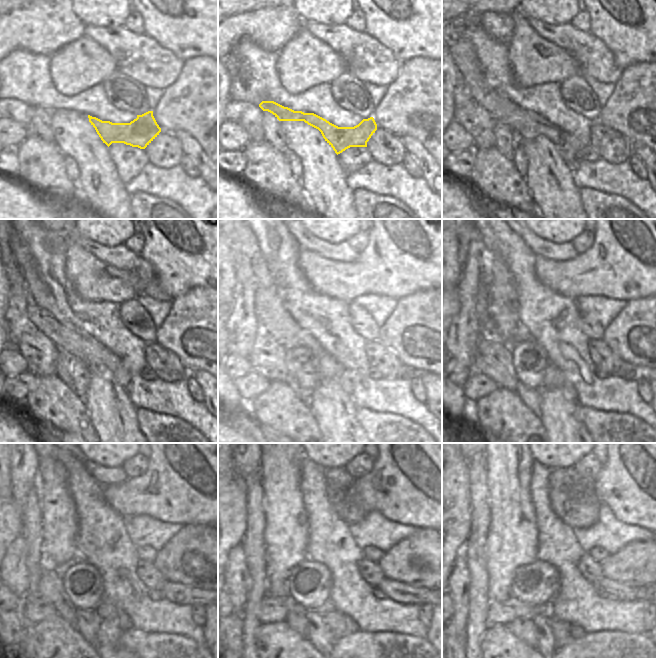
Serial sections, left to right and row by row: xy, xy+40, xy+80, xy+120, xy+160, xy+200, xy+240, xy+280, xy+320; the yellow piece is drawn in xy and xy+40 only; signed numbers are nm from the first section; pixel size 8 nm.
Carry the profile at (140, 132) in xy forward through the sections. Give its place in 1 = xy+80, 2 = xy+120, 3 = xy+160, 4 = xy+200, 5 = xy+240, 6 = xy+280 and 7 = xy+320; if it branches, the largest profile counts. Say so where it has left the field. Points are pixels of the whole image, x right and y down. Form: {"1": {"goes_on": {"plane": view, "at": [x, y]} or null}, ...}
{"1": {"goes_on": {"plane": "xy+80", "at": [485, 89]}}, "2": {"goes_on": {"plane": "xy+120", "at": [42, 311]}}, "3": {"goes_on": {"plane": "xy+160", "at": [273, 318]}}, "4": {"goes_on": {"plane": "xy+200", "at": [554, 378]}}, "5": {"goes_on": {"plane": "xy+240", "at": [105, 610]}}, "6": {"goes_on": {"plane": "xy+280", "at": [340, 625]}}, "7": {"goes_on": {"plane": "xy+320", "at": [563, 632]}}}

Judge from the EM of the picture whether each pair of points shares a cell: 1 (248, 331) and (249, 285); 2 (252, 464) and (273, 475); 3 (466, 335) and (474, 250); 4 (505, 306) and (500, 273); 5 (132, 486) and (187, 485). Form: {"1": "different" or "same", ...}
{"1": "same", "2": "different", "3": "same", "4": "same", "5": "same"}

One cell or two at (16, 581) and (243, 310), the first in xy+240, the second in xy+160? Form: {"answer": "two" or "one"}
{"answer": "one"}

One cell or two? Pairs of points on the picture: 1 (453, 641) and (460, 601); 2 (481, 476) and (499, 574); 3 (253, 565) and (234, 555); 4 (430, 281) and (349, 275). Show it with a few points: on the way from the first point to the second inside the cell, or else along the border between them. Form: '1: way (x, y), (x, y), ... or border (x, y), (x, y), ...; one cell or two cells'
1: border (452, 634), (464, 637); two cells
2: border (489, 498), (490, 523), (487, 541), (484, 545); two cells
3: border (240, 543), (244, 552), (244, 561), (251, 584); two cells
4: way (410, 275), (369, 275); one cell

